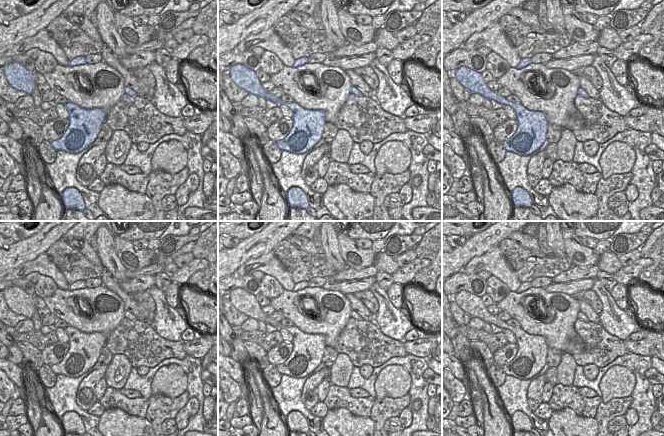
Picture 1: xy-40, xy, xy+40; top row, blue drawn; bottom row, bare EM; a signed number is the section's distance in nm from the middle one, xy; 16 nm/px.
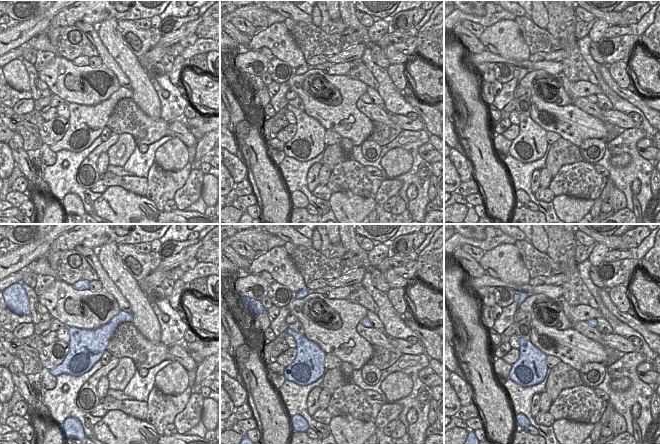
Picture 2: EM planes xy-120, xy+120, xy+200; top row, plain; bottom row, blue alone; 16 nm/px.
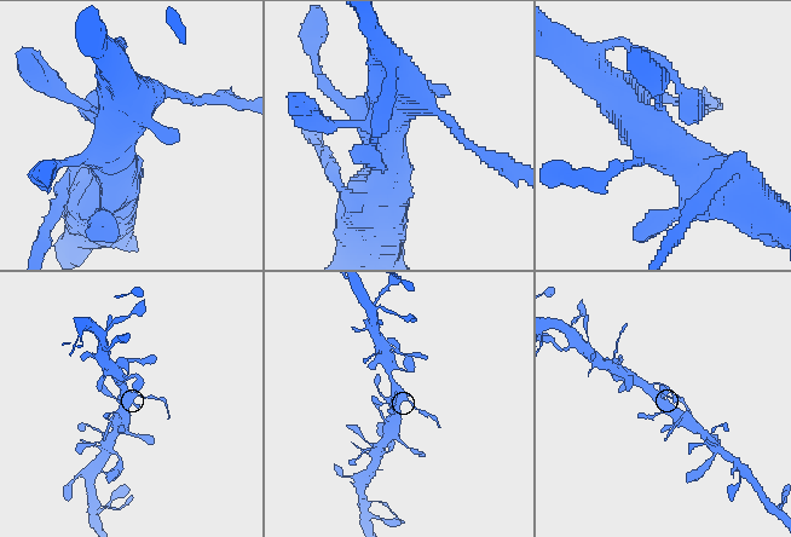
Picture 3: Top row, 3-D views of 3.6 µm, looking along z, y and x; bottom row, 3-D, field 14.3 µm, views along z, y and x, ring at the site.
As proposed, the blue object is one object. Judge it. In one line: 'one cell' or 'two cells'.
two cells

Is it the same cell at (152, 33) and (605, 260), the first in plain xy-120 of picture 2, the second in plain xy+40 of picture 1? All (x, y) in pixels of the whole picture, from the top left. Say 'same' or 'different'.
different

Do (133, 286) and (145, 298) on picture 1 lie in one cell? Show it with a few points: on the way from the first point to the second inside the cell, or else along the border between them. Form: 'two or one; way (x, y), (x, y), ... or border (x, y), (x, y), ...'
two; border (145, 290), (130, 294)

